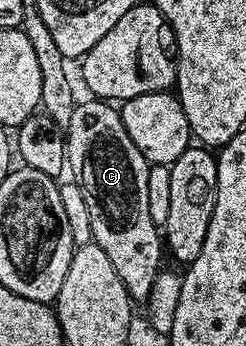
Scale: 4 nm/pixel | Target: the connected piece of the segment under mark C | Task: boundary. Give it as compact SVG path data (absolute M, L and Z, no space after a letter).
M105 100L88 101L78 101L71 115L71 124L67 129L67 166L71 174L73 170L72 177L83 192L83 200L87 200L93 241L99 248L103 248L103 252L107 252L115 272L119 272L119 280L123 280L123 288L127 288L130 299L134 303L144 303L155 284L157 274L163 270L163 238L159 228L151 220L151 212L147 208L147 176L151 164L143 156L143 152L135 148L131 136L127 136L120 109Z

